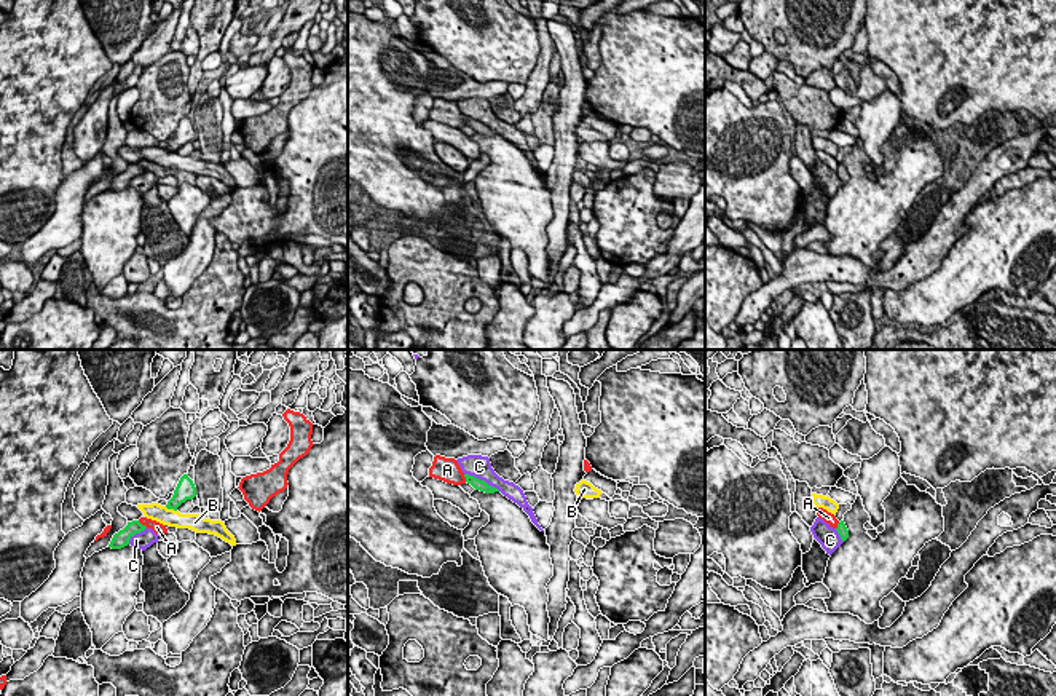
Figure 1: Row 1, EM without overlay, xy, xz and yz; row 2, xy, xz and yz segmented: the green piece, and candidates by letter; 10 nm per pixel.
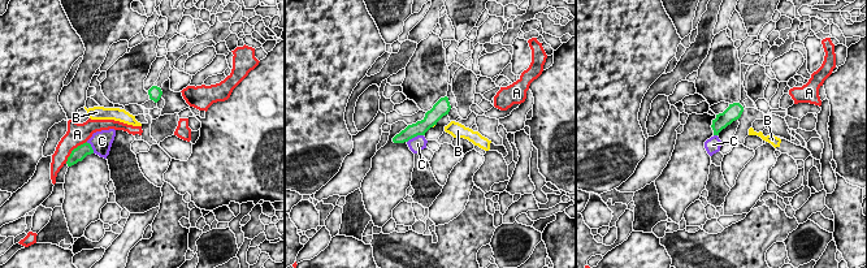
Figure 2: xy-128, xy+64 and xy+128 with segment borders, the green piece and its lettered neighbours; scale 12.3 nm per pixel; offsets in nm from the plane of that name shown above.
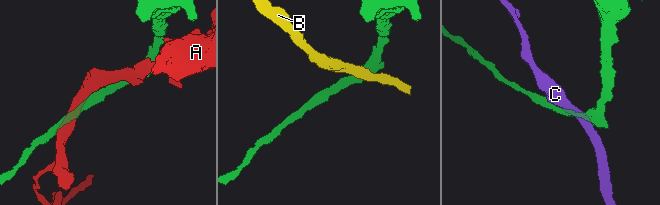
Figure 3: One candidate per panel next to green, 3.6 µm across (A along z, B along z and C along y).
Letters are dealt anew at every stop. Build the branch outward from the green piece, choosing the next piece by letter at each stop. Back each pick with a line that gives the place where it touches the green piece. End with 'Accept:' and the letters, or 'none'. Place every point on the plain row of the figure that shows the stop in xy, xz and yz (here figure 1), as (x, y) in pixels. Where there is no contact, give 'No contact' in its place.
Accept: none

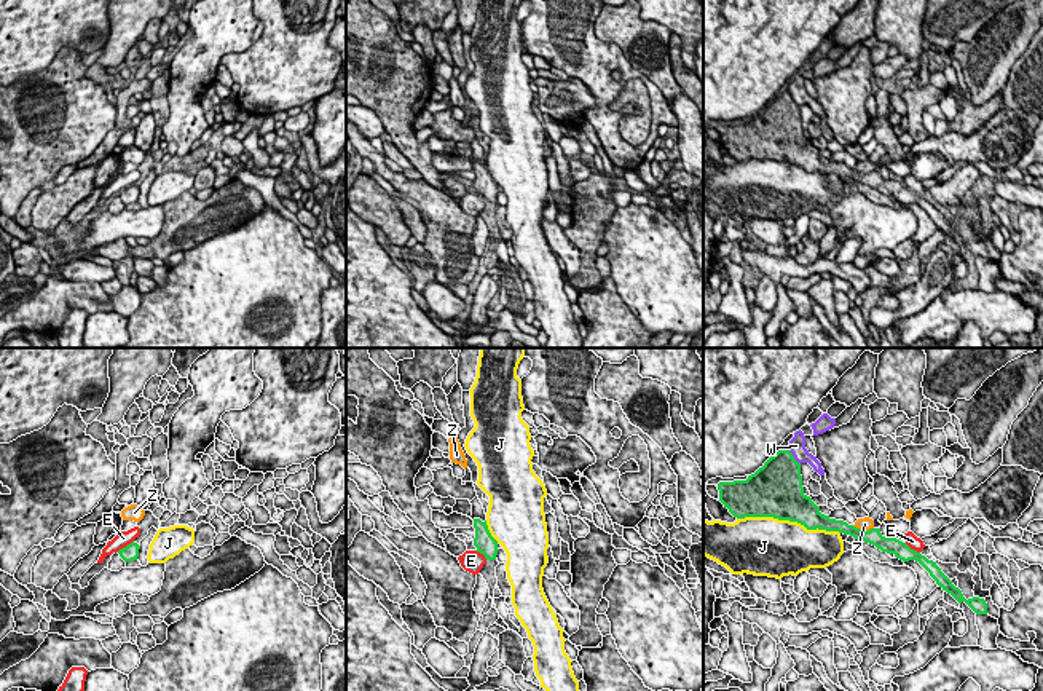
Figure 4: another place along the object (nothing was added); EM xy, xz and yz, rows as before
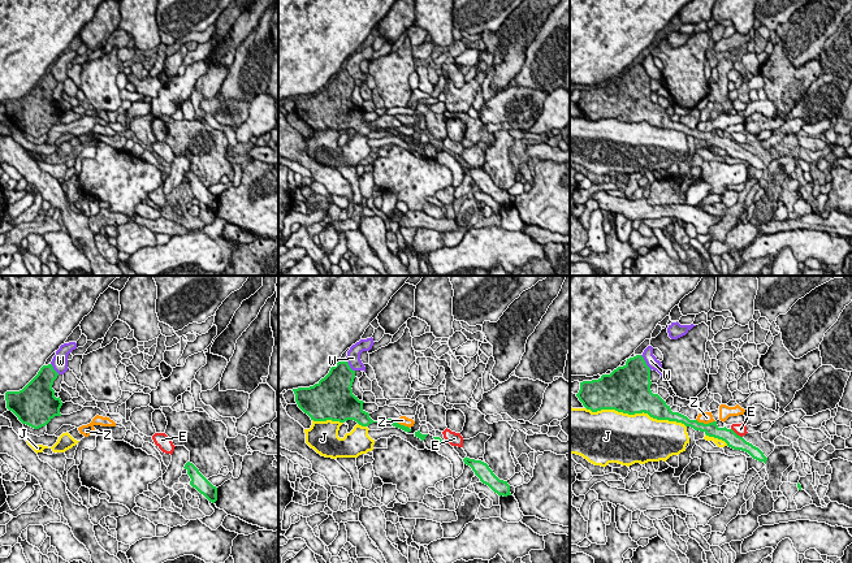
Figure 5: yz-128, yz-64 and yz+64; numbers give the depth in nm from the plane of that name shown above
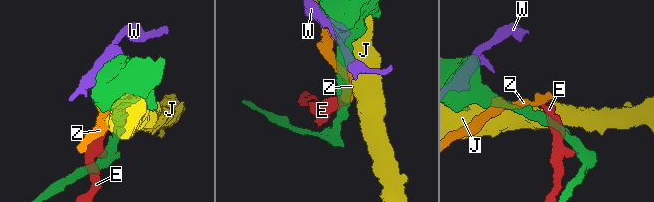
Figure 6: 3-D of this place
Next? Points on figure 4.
Accept: none

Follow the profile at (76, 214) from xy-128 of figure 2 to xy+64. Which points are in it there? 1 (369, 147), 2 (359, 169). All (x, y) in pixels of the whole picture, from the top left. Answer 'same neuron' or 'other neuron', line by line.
1: other neuron
2: other neuron

